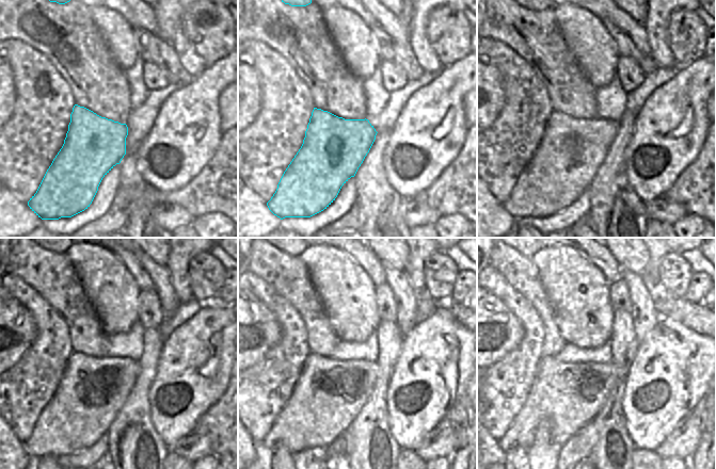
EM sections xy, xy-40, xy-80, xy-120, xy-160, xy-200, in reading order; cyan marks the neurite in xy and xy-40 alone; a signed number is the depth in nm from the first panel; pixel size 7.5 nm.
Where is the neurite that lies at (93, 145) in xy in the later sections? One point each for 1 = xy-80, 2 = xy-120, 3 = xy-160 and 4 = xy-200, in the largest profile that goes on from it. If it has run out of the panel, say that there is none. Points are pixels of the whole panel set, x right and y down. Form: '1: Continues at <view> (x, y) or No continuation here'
1: Continues at xy-80 (571, 150)
2: Continues at xy-120 (92, 390)
3: Continues at xy-160 (329, 393)
4: Continues at xy-200 (568, 395)

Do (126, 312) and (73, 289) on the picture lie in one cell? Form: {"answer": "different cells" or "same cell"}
{"answer": "different cells"}

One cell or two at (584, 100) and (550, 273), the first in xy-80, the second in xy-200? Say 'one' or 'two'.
two

